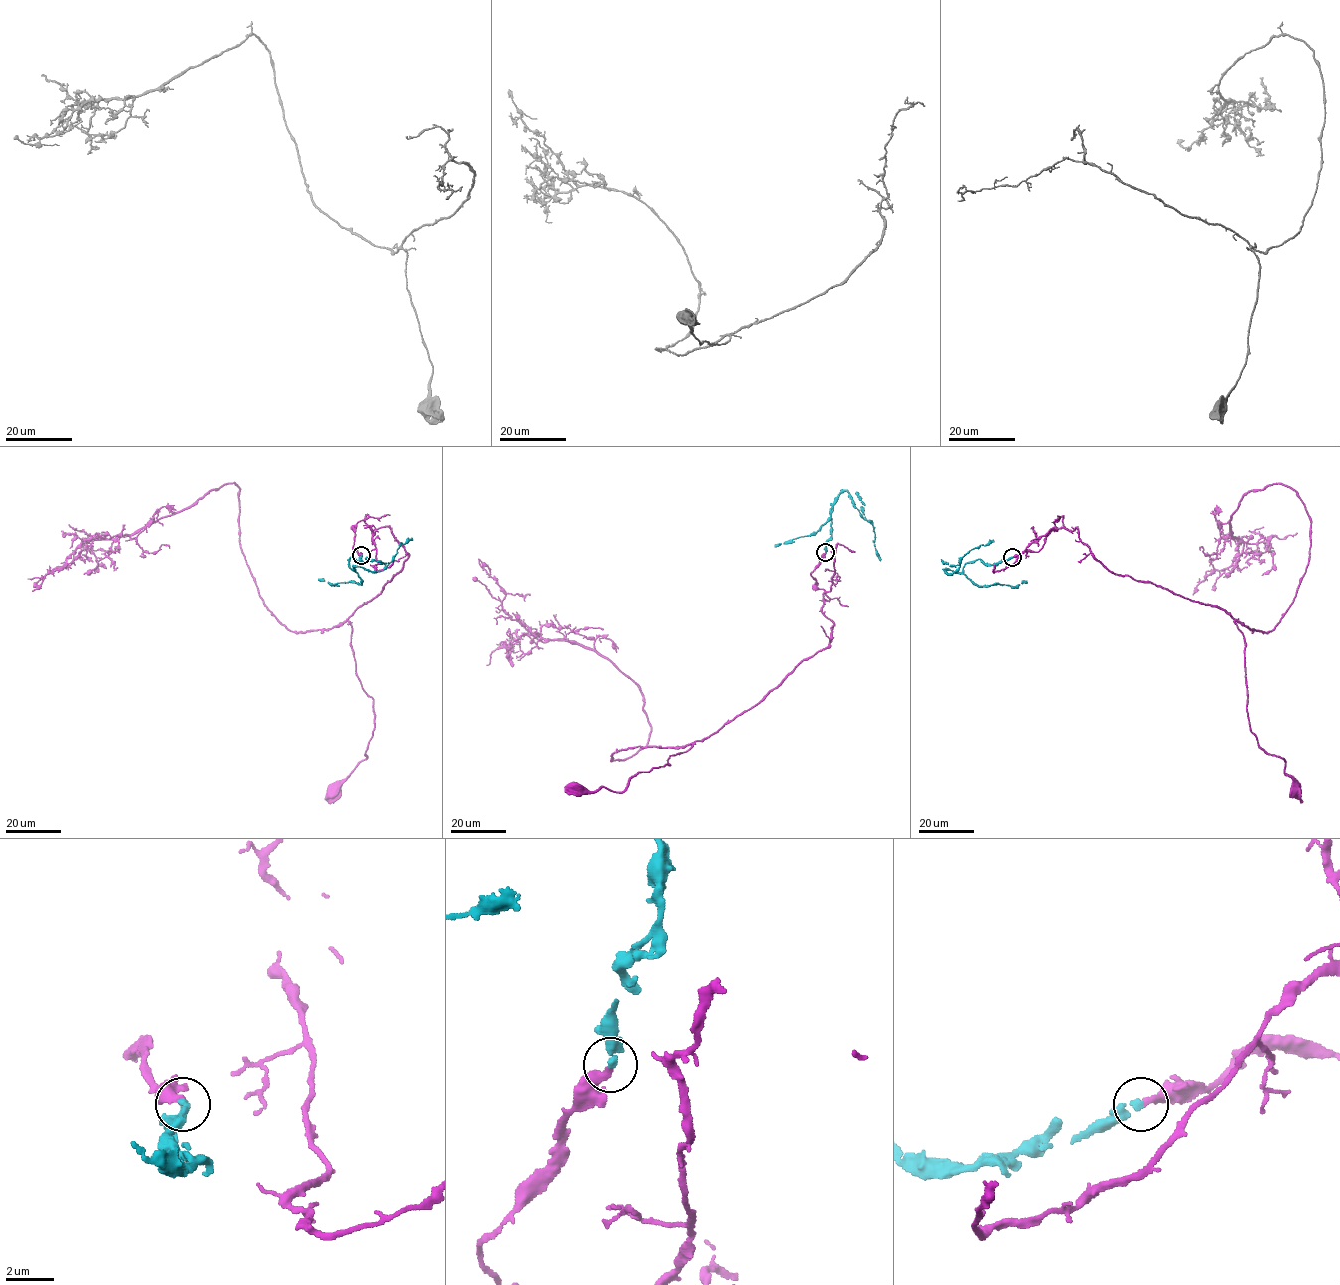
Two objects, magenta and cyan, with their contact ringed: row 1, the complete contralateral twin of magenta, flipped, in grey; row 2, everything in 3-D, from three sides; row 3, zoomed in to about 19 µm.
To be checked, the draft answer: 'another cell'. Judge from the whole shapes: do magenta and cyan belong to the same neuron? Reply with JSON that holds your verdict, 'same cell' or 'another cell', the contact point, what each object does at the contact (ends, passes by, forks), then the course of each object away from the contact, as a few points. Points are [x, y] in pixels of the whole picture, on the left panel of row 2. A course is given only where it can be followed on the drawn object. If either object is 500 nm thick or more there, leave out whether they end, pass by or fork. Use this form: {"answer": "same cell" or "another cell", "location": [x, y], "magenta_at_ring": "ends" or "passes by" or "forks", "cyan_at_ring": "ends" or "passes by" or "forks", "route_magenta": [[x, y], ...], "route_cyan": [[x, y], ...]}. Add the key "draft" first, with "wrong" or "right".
{"draft": "wrong", "answer": "same cell", "location": [361, 555], "magenta_at_ring": "ends", "cyan_at_ring": "ends", "route_magenta": [[362, 555], [353, 528], [367, 515], [408, 556], [347, 620], [374, 729], [365, 759], [333, 792]], "route_cyan": [[361, 555], [362, 562], [349, 557], [349, 567], [379, 572], [392, 561], [400, 542], [407, 543], [413, 539]]}

